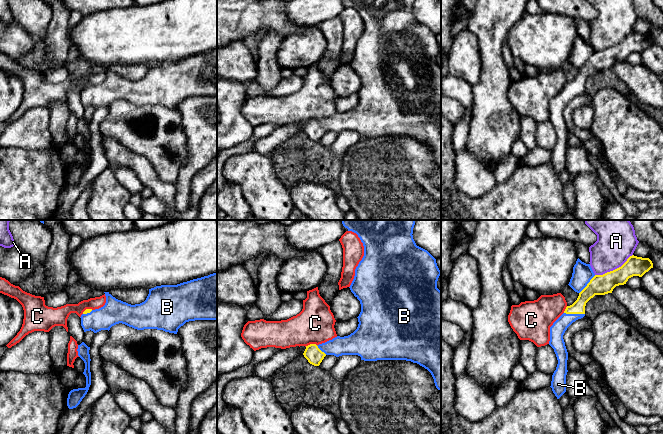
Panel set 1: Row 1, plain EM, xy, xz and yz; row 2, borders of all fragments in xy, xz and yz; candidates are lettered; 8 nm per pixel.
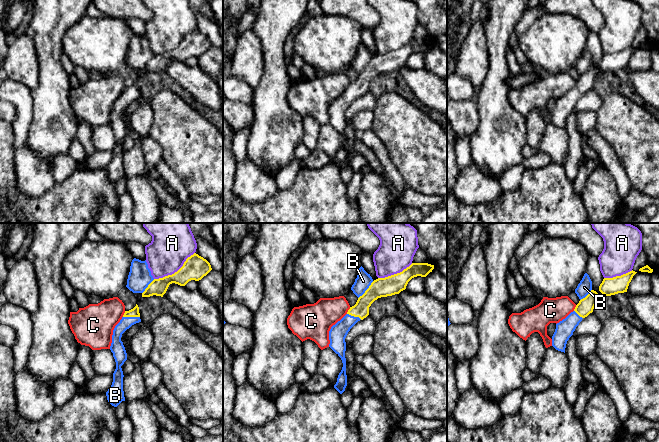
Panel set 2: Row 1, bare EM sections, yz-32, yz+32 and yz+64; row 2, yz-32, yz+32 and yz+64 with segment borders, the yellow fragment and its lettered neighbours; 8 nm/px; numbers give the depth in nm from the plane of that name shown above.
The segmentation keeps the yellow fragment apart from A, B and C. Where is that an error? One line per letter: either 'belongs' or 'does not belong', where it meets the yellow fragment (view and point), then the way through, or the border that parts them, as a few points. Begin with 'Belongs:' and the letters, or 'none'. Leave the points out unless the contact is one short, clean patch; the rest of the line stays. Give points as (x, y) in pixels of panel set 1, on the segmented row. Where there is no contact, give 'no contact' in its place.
Belongs: B
A: does not belong | yz (613, 270)
B: belongs | yz (574, 313) | across yz (578, 307), (574, 313), (557, 330)
C: does not belong | xz (310, 344) | along xz (316, 344), (305, 346)

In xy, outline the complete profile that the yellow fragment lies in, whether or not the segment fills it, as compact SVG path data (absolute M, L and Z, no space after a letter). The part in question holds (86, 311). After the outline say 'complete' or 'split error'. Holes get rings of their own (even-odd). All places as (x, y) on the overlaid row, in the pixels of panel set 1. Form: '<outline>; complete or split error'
M217 273L177 285L149 289L146 300L131 305L104 292L106 303L99 309L86 309L81 326L97 333L122 323L137 330L157 329L177 334L186 322L217 320Z; split error

